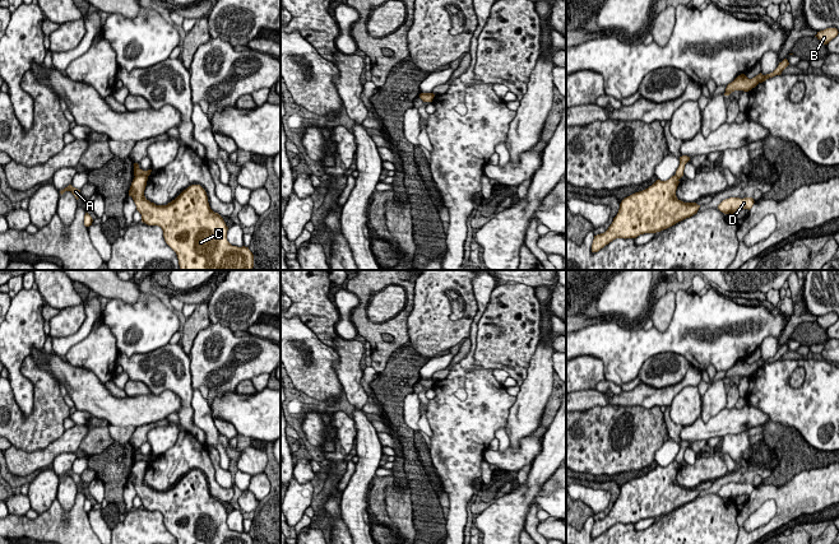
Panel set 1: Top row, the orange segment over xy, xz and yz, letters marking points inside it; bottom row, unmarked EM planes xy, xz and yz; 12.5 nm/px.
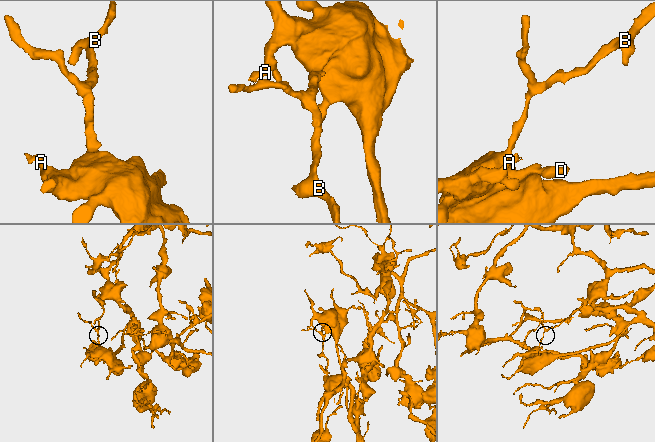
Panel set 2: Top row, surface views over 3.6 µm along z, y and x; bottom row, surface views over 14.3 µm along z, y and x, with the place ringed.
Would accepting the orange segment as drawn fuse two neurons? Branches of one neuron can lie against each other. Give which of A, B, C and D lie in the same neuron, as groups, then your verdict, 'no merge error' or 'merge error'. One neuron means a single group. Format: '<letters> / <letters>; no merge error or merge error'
A C D / B; merge error

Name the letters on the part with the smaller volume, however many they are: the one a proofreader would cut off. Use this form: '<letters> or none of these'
A, C, D

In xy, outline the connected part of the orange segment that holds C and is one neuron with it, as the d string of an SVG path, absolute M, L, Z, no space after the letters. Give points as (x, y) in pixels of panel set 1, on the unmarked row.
M135 461L129 482L143 508L162 513L164 526L177 544L254 544L249 533L232 531L227 526L228 512L210 494L200 470L189 471L167 490L156 490L144 482L147 466L147 461Z

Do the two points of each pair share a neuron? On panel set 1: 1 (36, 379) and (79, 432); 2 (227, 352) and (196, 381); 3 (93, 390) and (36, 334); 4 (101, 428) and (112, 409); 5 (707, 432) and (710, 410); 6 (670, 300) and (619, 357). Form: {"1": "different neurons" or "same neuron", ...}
{"1": "different neurons", "2": "same neuron", "3": "different neurons", "4": "different neurons", "5": "different neurons", "6": "different neurons"}

